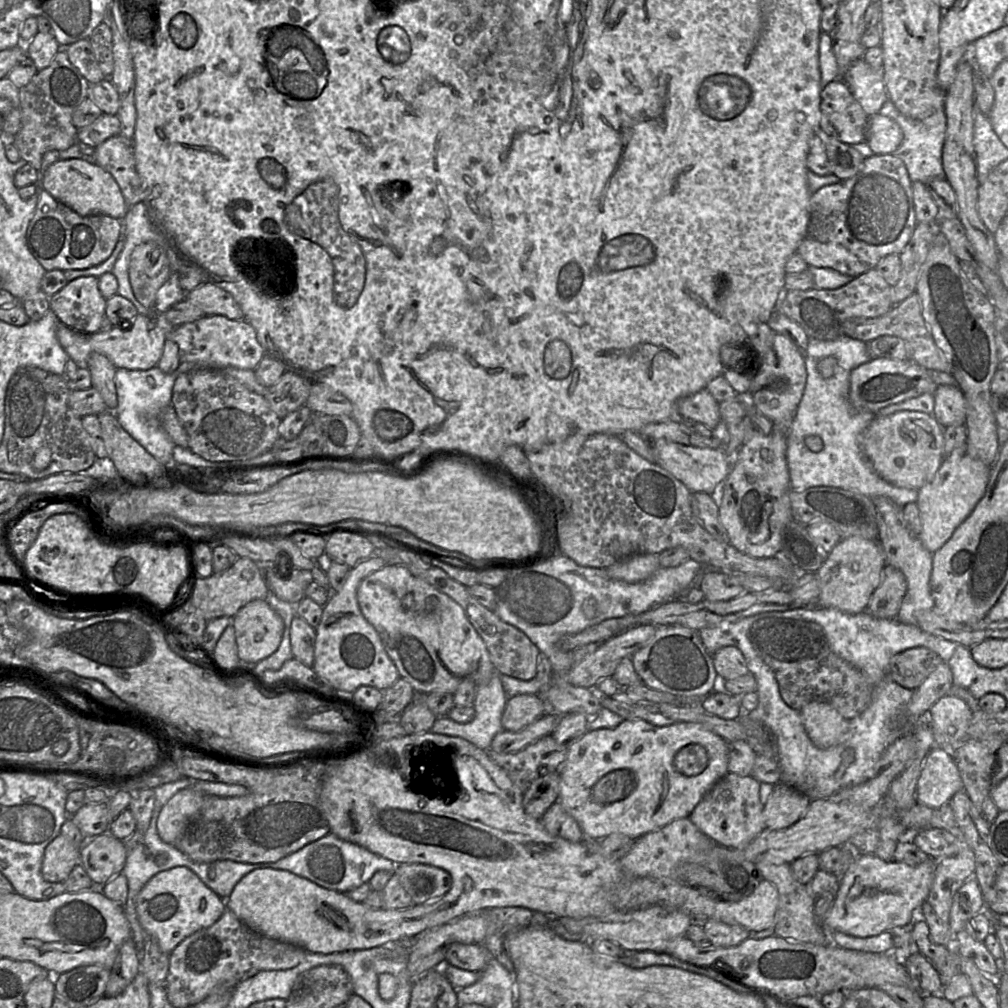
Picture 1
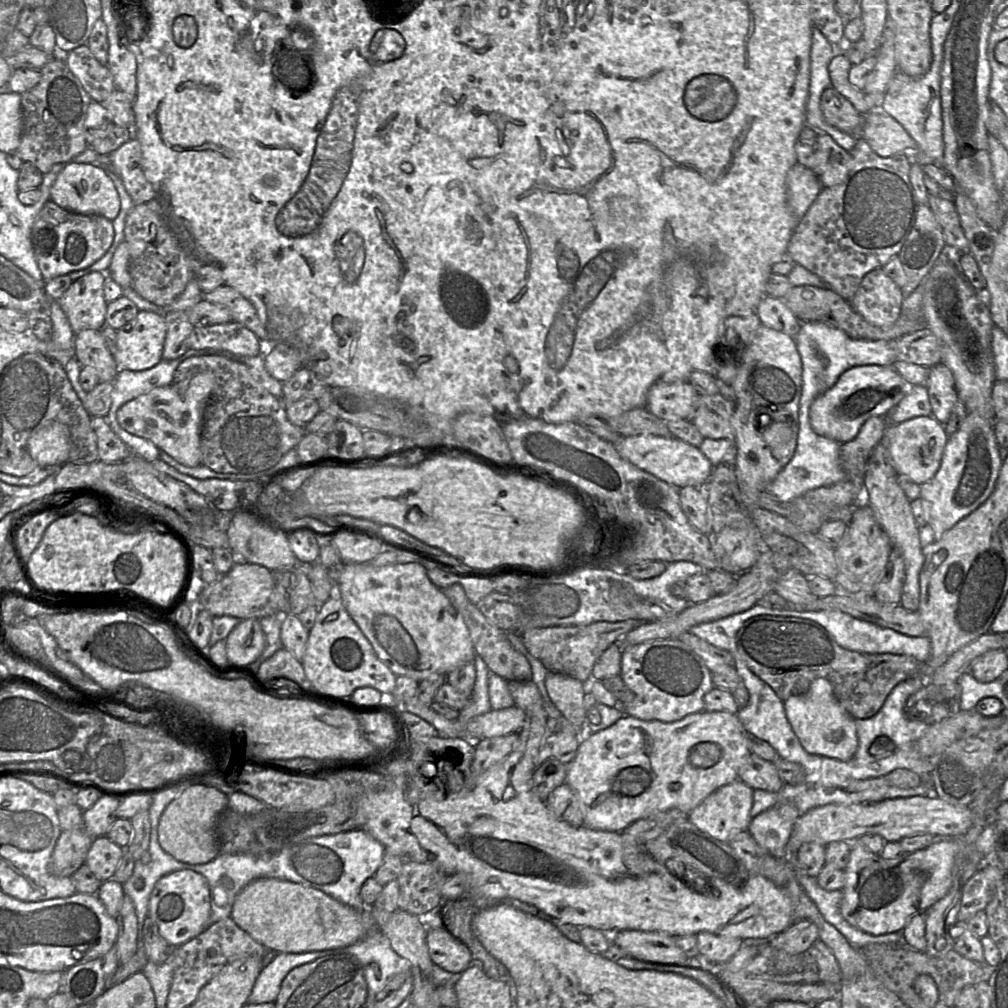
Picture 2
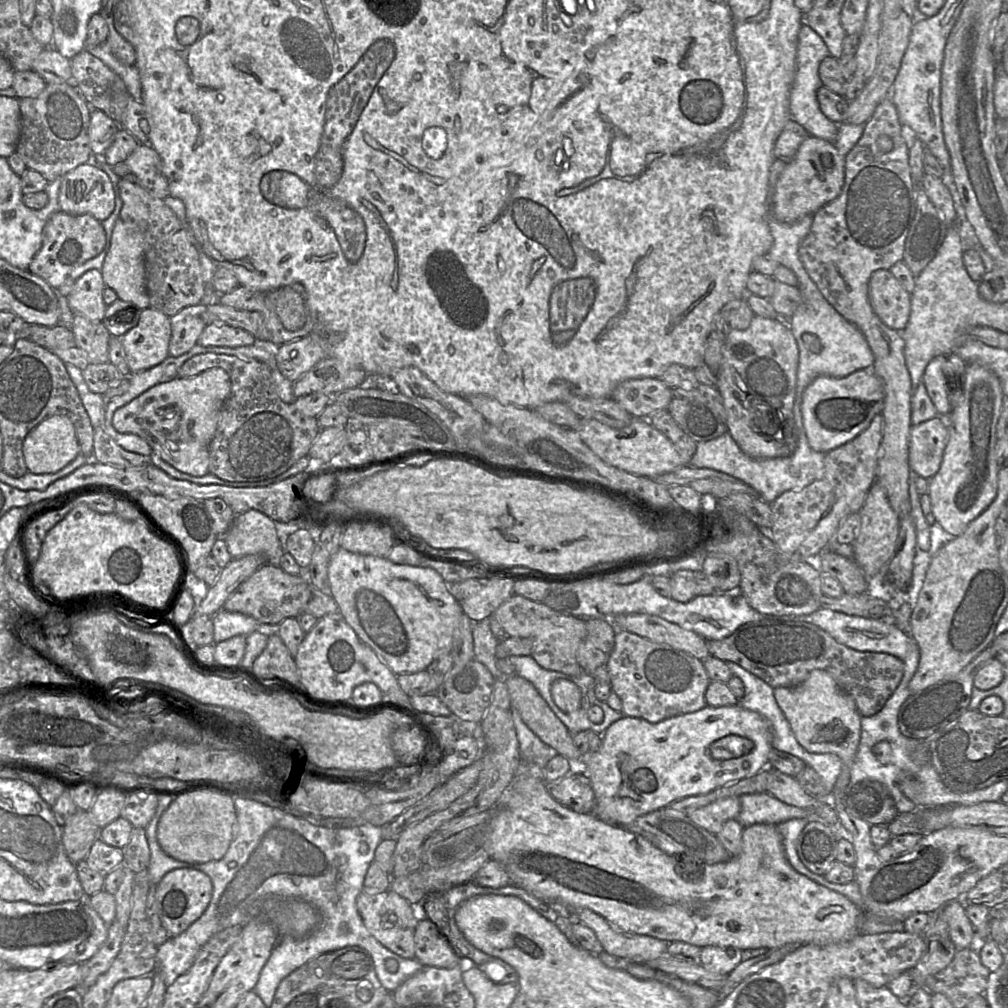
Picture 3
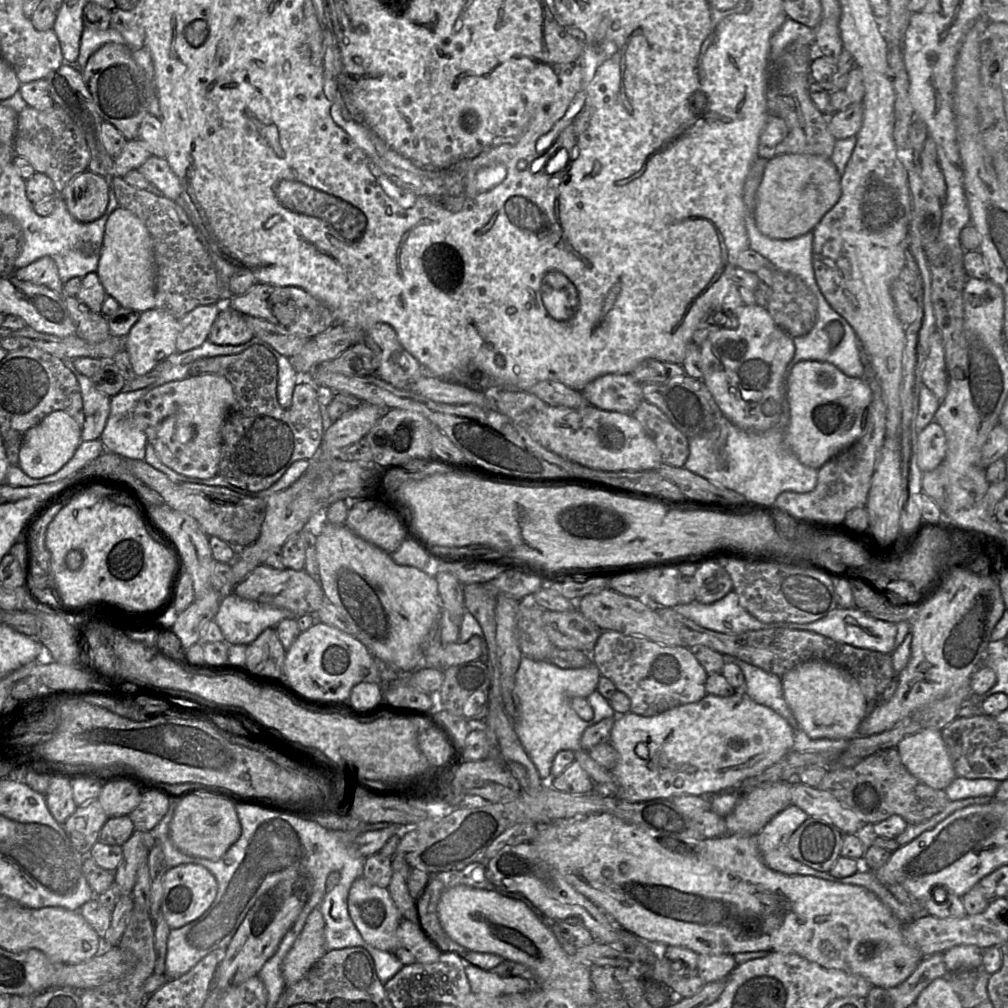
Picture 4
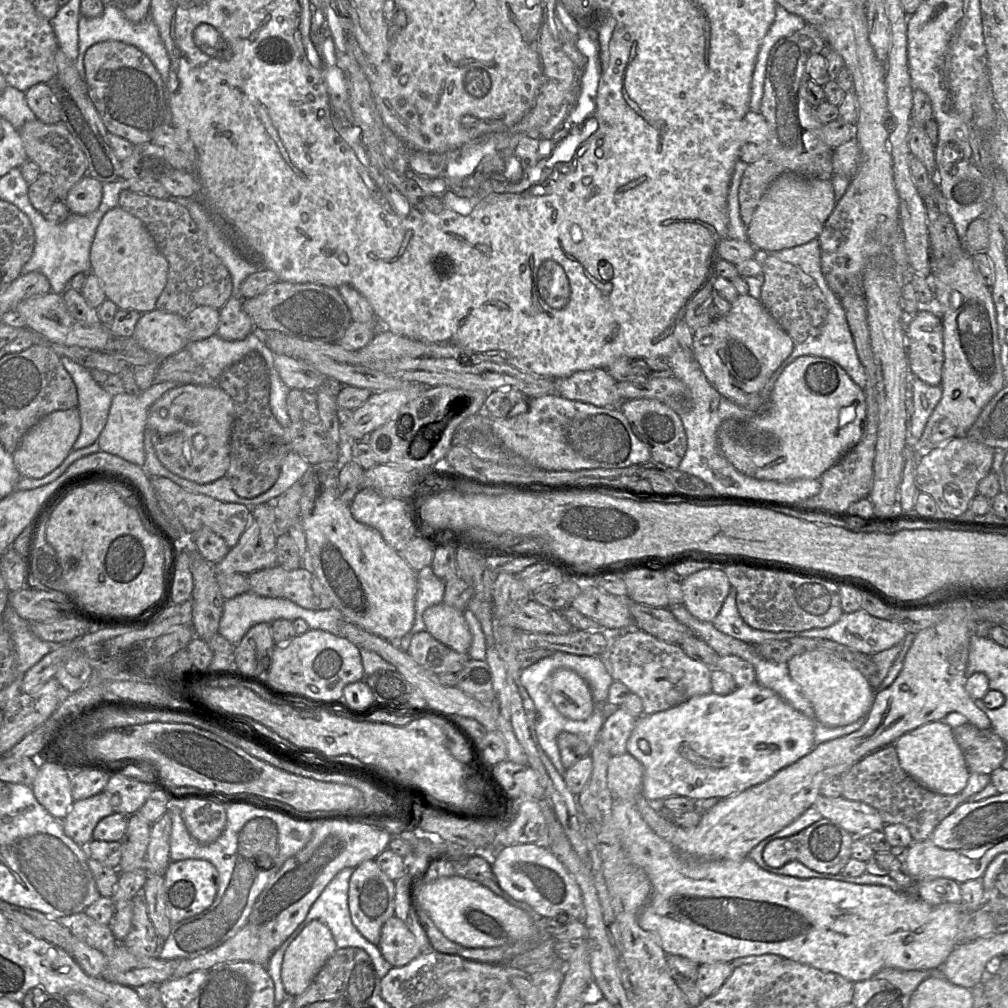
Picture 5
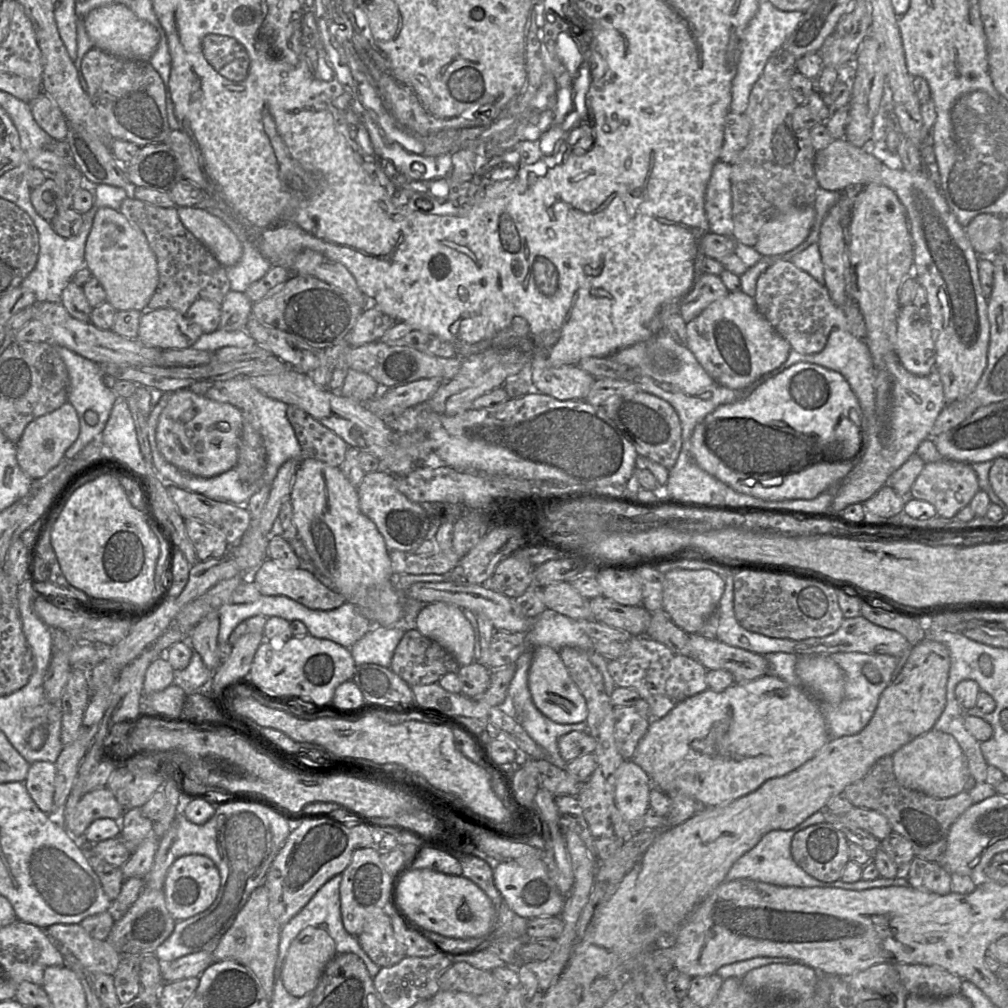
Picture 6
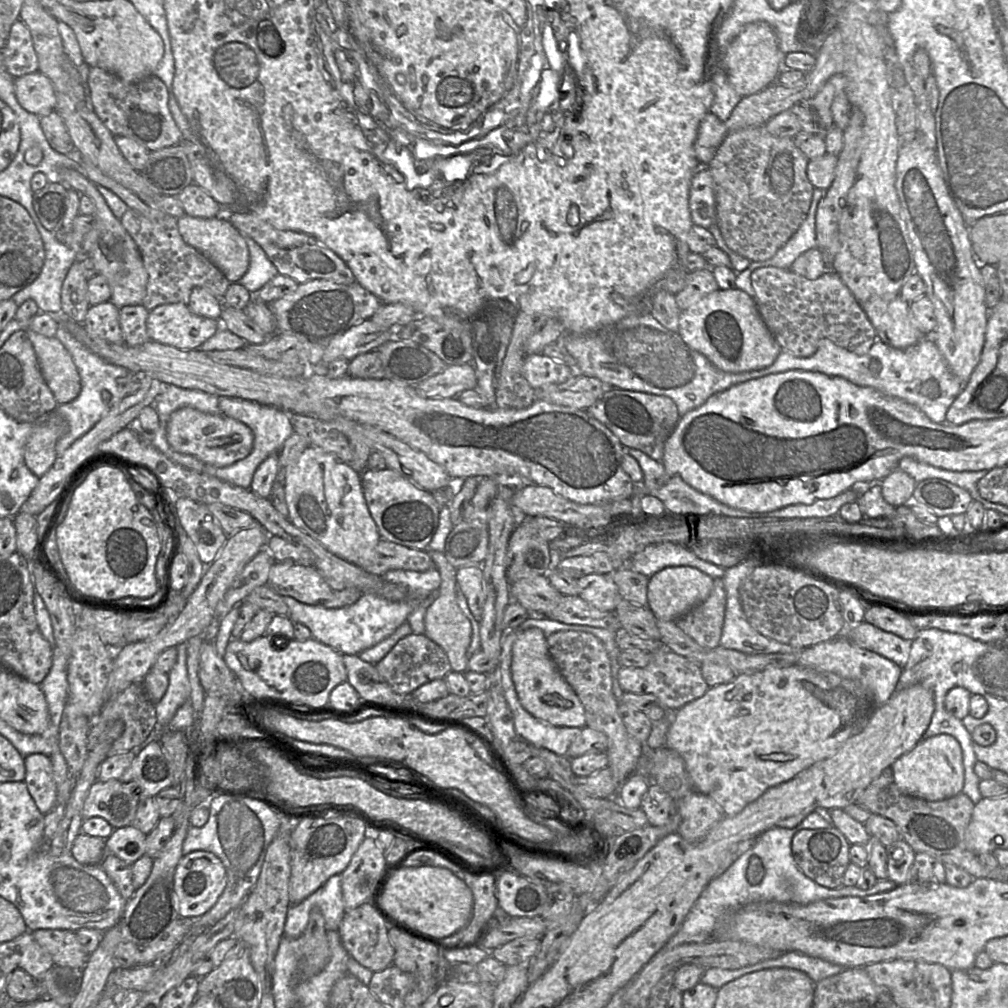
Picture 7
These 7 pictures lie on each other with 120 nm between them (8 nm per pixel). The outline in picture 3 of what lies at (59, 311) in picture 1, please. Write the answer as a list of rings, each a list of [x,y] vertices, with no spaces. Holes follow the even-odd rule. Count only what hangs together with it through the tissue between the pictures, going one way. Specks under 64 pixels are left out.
[[[91,269],[75,280],[67,297],[73,314],[84,316],[91,321],[103,321],[106,304],[103,301],[105,283],[100,270]]]

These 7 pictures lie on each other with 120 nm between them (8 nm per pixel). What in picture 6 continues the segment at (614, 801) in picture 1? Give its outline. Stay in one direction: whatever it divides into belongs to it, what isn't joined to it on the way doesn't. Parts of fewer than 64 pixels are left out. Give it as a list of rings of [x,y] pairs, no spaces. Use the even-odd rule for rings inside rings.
[[[767,674],[752,681],[734,683],[723,692],[715,692],[708,688],[680,702],[663,718],[653,718],[631,760],[648,774],[652,785],[666,795],[669,792],[680,791],[694,798],[702,807],[718,807],[756,791],[770,779],[784,776],[796,770],[812,759],[830,739],[827,724],[821,711],[821,703],[812,698],[803,688],[790,685],[778,677]]]

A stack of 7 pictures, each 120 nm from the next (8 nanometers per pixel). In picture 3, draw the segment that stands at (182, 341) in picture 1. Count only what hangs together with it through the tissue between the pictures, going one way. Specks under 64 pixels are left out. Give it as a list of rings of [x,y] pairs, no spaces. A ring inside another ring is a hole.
[[[224,324],[207,325],[197,340],[197,344],[200,346],[231,348],[250,346],[254,342],[255,338],[249,332]]]

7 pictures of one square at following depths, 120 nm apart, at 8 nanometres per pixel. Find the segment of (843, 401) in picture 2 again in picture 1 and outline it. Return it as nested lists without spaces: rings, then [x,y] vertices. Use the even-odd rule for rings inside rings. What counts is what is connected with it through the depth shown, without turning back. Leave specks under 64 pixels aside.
[[[877,358],[851,371],[849,398],[857,409],[877,413],[882,408],[918,397],[921,394],[933,394],[937,387],[938,385],[928,376],[927,369],[911,359]]]

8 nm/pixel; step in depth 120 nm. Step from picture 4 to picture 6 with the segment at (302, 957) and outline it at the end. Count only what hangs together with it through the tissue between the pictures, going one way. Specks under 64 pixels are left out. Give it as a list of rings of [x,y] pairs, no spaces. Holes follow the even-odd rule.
[[[308,926],[292,941],[281,969],[285,989],[295,997],[311,993],[317,987],[326,965],[336,956],[334,940],[322,928]]]

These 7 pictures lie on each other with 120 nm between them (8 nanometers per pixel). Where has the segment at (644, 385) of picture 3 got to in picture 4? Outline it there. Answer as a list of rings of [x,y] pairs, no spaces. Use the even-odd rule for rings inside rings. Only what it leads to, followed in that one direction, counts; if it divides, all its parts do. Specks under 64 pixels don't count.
[[[631,374],[600,376],[580,392],[594,407],[625,414],[632,414],[644,400],[642,384]]]

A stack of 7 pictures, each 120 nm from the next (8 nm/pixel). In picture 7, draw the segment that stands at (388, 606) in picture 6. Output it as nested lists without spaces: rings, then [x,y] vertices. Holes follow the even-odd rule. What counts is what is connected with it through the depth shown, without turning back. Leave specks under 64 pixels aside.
[[[308,446],[286,467],[283,485],[288,520],[327,551],[355,566],[381,539],[364,498],[361,475],[332,454]]]

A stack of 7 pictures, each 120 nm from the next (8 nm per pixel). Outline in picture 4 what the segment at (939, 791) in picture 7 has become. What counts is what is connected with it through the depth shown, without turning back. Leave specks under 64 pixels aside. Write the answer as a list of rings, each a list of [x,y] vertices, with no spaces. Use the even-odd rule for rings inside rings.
[[[939,730],[907,736],[896,748],[906,769],[933,789],[945,790],[957,777]]]

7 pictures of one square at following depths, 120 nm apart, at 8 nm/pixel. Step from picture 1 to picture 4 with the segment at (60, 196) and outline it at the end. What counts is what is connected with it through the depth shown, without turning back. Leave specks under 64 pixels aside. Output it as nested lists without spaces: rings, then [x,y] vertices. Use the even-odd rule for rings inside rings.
[[[85,170],[74,176],[61,192],[71,216],[80,222],[91,222],[106,211],[110,178]]]

